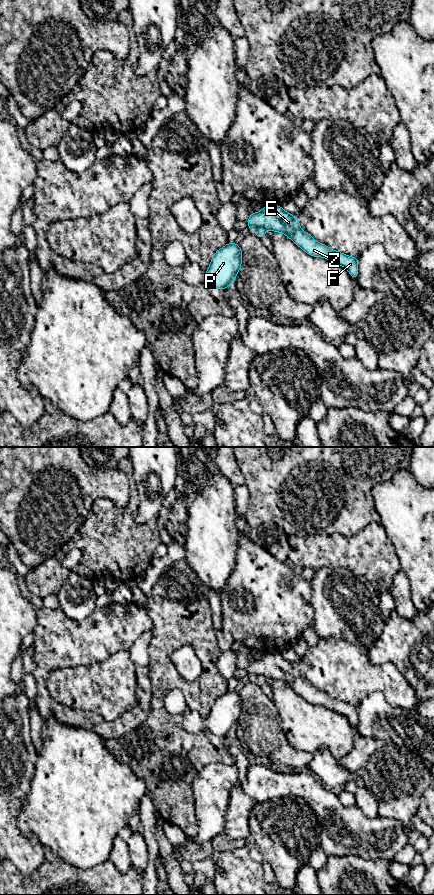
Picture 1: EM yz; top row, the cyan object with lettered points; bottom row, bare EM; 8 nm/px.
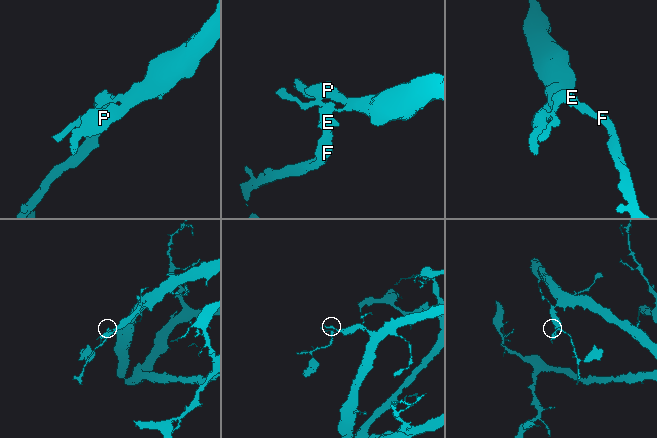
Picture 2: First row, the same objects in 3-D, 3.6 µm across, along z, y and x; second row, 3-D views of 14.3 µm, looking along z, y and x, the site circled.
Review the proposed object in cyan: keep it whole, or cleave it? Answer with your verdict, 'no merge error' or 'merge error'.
merge error

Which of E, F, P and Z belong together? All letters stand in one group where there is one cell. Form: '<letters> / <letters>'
E F Z / P

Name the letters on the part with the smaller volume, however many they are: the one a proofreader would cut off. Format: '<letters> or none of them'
E, F, Z

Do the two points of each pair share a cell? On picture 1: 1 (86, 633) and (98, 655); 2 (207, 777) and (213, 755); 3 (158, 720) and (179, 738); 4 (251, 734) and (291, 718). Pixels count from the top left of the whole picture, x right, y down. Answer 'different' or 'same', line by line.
1: same
2: different
3: same
4: different

